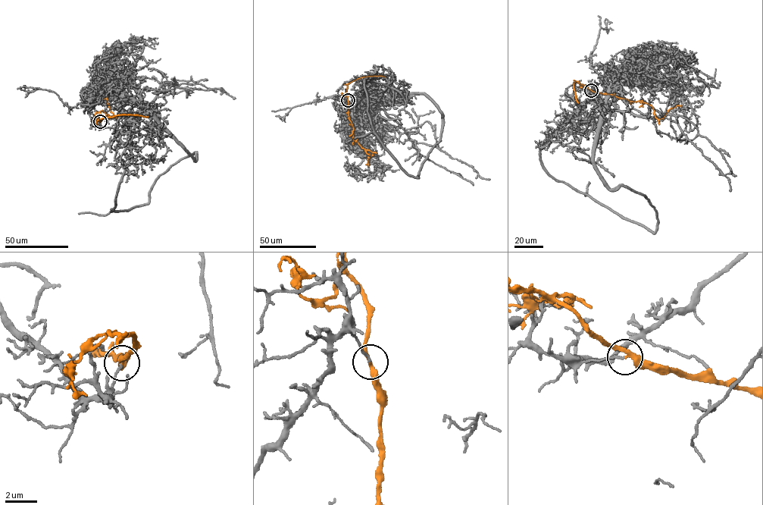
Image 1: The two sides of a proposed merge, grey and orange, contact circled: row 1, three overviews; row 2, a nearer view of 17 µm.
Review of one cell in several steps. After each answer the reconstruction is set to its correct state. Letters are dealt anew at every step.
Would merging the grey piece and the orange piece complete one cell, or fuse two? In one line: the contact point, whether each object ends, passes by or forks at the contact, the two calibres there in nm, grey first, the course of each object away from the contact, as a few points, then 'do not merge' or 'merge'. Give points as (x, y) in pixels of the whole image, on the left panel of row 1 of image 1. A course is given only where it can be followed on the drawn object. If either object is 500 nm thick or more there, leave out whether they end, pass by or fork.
(100, 121) | grey ends | orange passes by | 120/280 nm | grey via (100, 121), (88, 109), (101, 97), (148, 113), (123, 126), (127, 164), (131, 123), (162, 85), (236, 98) | orange via (100, 121), (96, 112), (101, 111), (113, 115), (106, 98) | do not merge

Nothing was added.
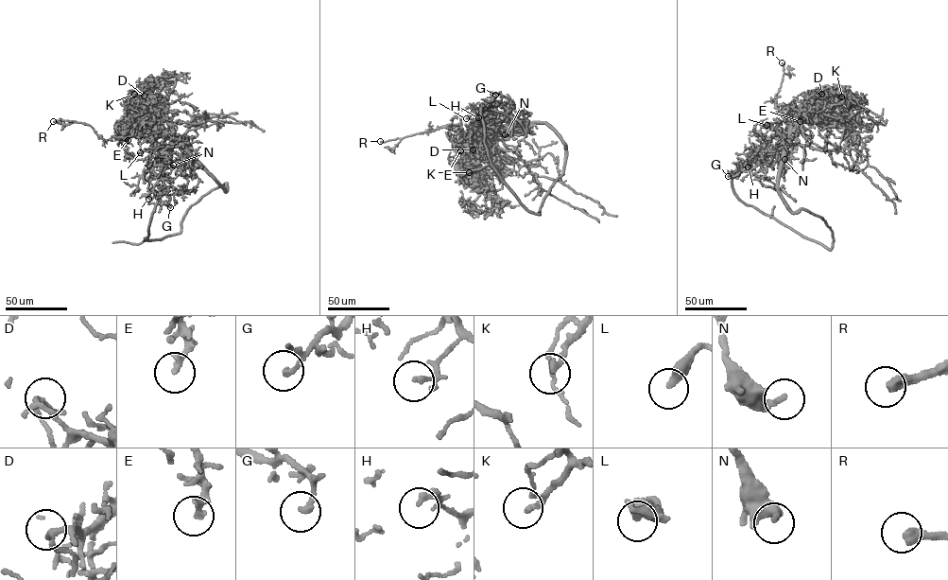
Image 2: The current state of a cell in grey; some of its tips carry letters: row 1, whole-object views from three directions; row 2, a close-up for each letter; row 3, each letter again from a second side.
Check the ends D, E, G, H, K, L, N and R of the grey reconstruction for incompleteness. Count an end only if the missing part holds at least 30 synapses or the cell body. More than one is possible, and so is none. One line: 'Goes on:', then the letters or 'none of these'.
Goes on: E, L, R

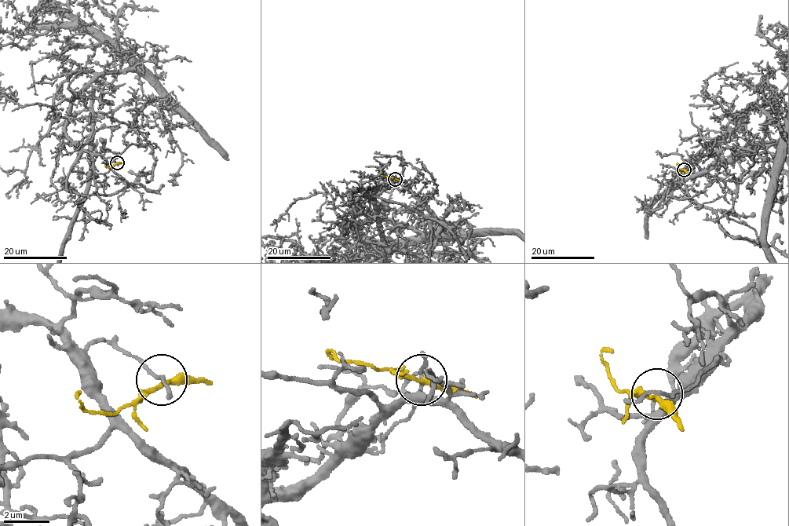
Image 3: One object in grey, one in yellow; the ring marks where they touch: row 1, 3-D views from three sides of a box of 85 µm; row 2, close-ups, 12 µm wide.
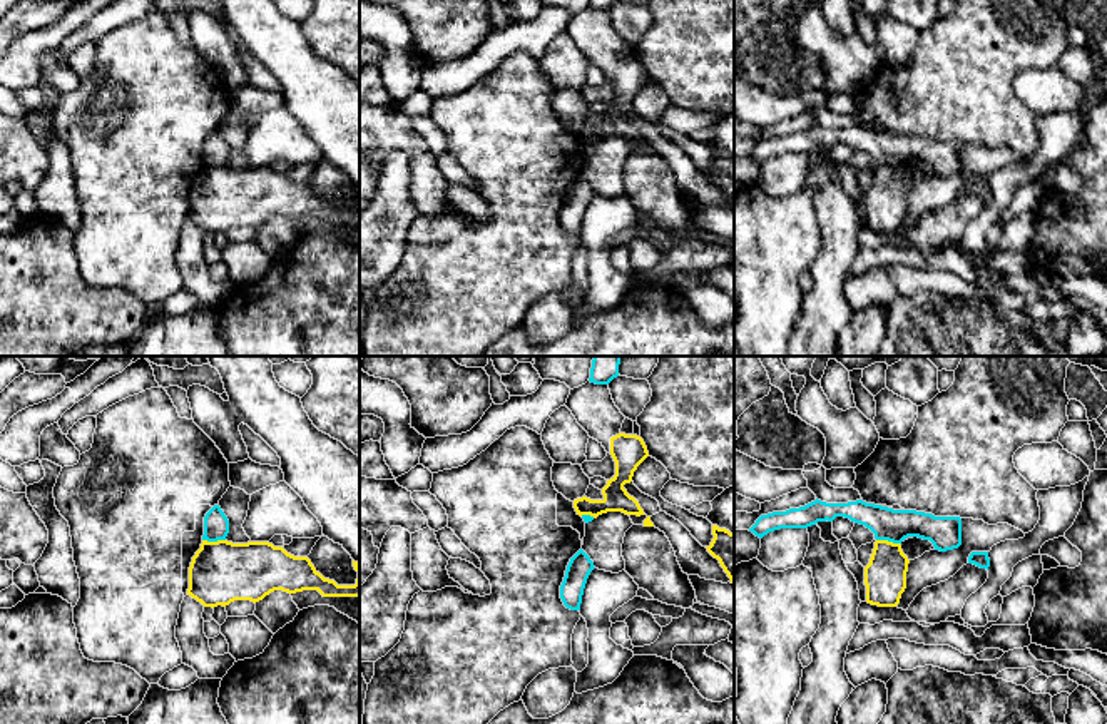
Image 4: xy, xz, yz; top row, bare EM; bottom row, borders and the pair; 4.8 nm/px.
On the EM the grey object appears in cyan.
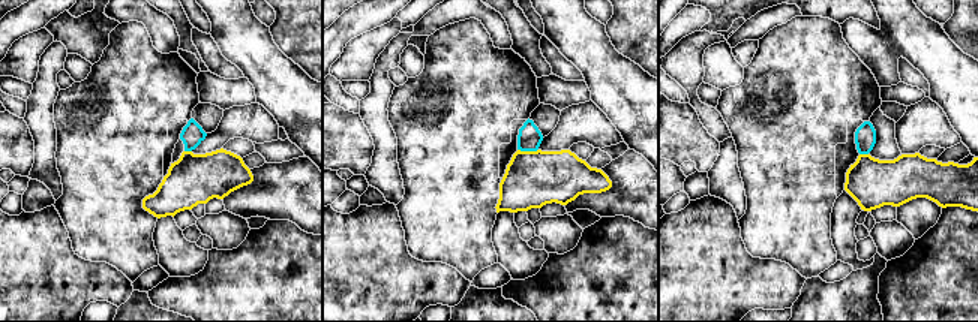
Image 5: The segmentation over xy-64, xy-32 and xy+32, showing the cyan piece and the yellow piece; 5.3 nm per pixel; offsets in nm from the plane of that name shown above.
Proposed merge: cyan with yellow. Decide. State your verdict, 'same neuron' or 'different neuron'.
different neuron

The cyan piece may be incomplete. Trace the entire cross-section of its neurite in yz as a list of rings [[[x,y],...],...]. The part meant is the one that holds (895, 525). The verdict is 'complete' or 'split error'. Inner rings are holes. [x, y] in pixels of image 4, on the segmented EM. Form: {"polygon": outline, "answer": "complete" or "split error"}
{"polygon": [[[814,500],[799,508],[761,515],[749,528],[763,538],[779,528],[808,528],[818,522],[833,522],[836,517],[849,518],[865,525],[876,540],[901,543],[908,537],[930,540],[935,550],[946,552],[962,545],[962,518],[935,517],[916,510],[893,510],[888,507],[866,503],[863,500],[848,503],[826,503]]], "answer": "complete"}

